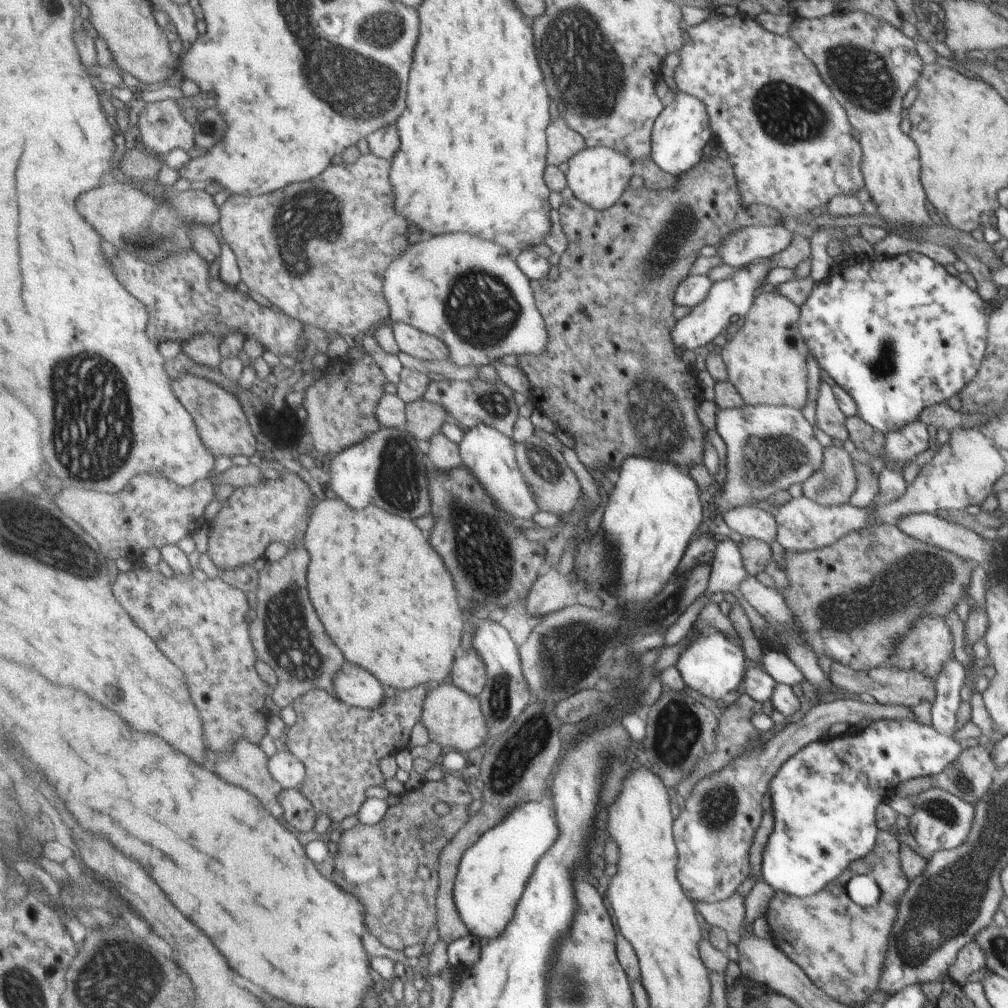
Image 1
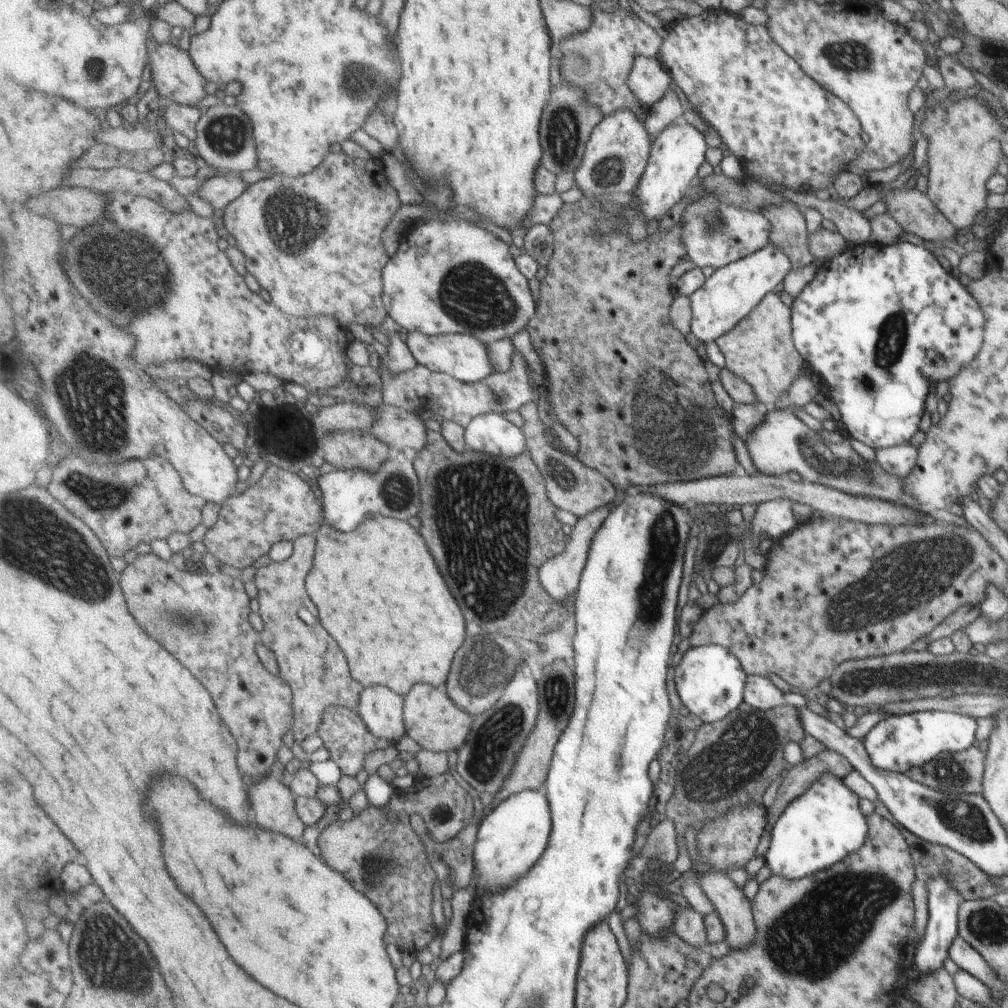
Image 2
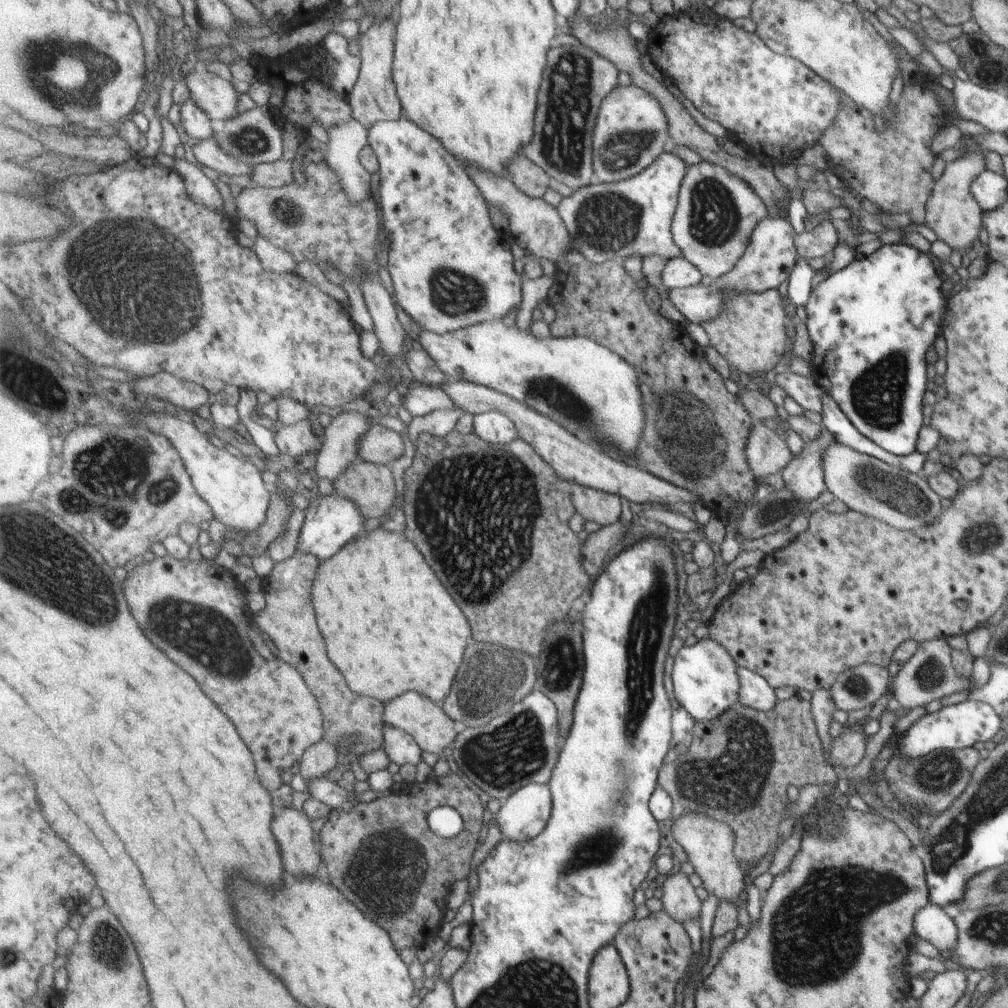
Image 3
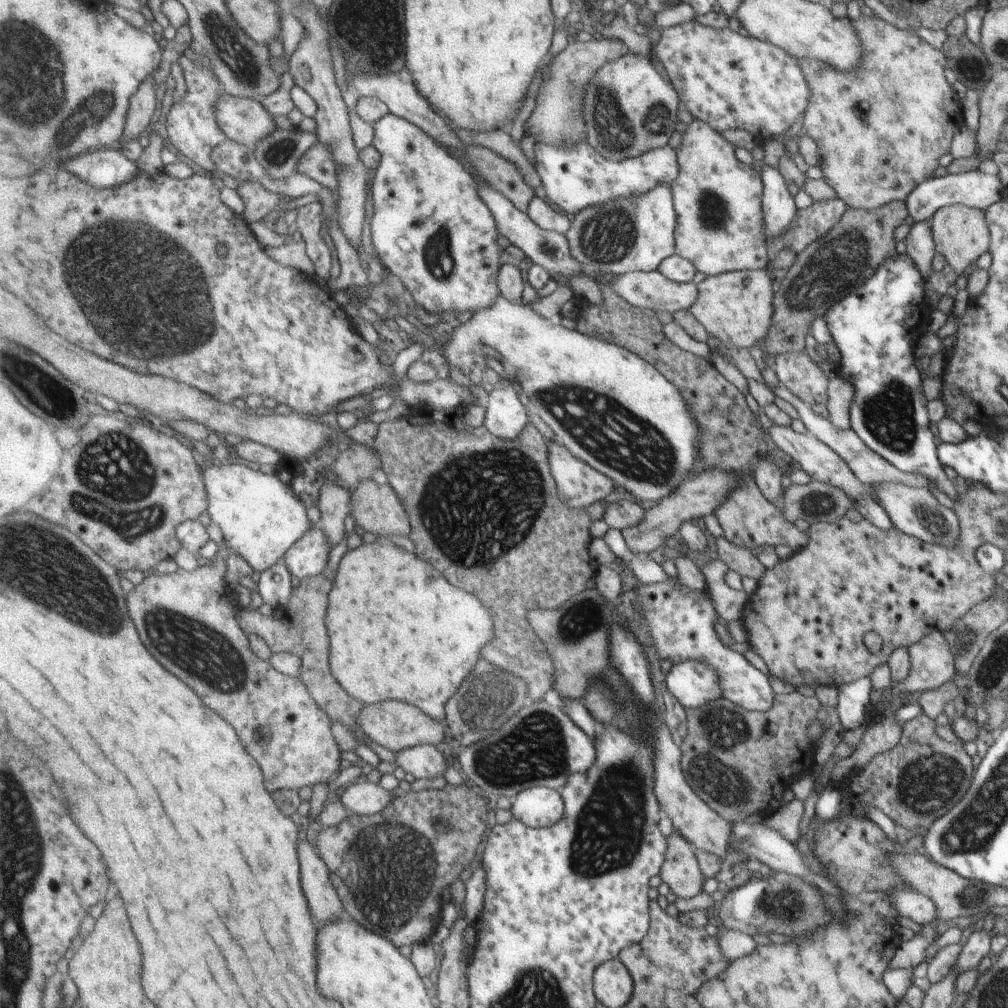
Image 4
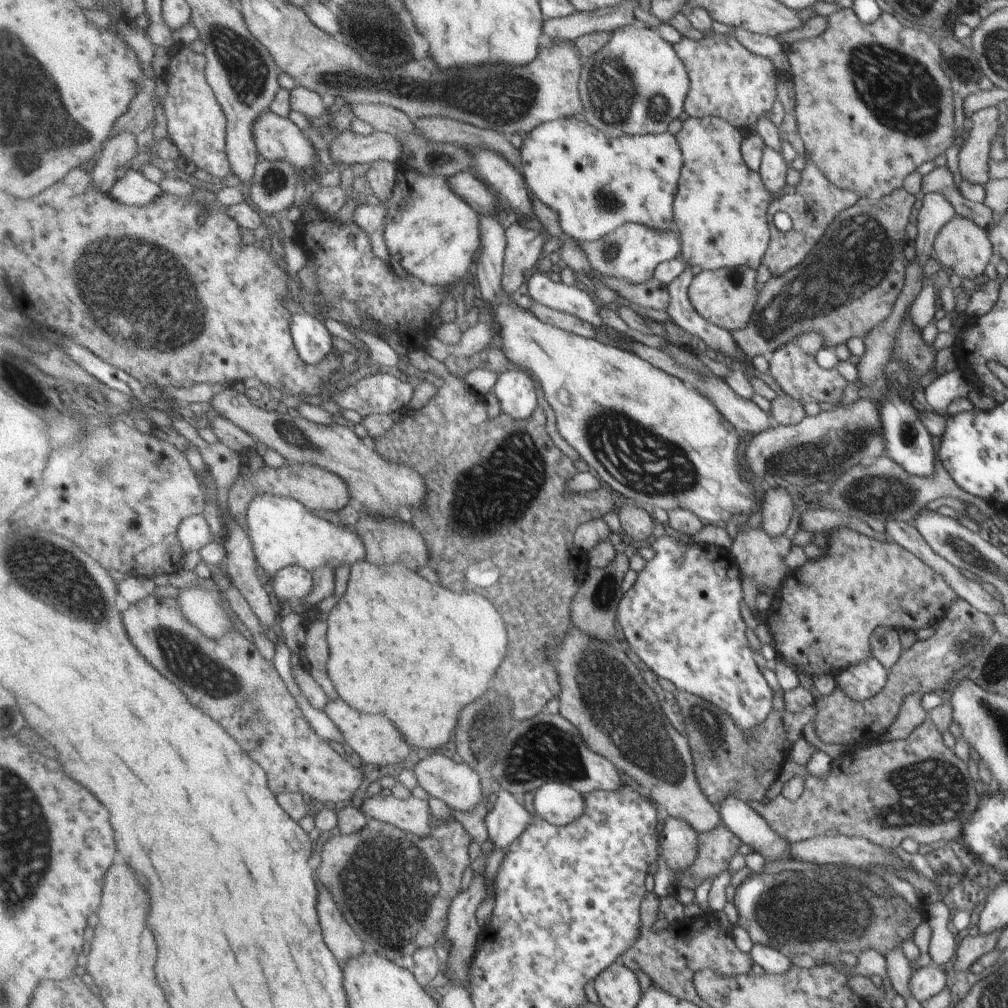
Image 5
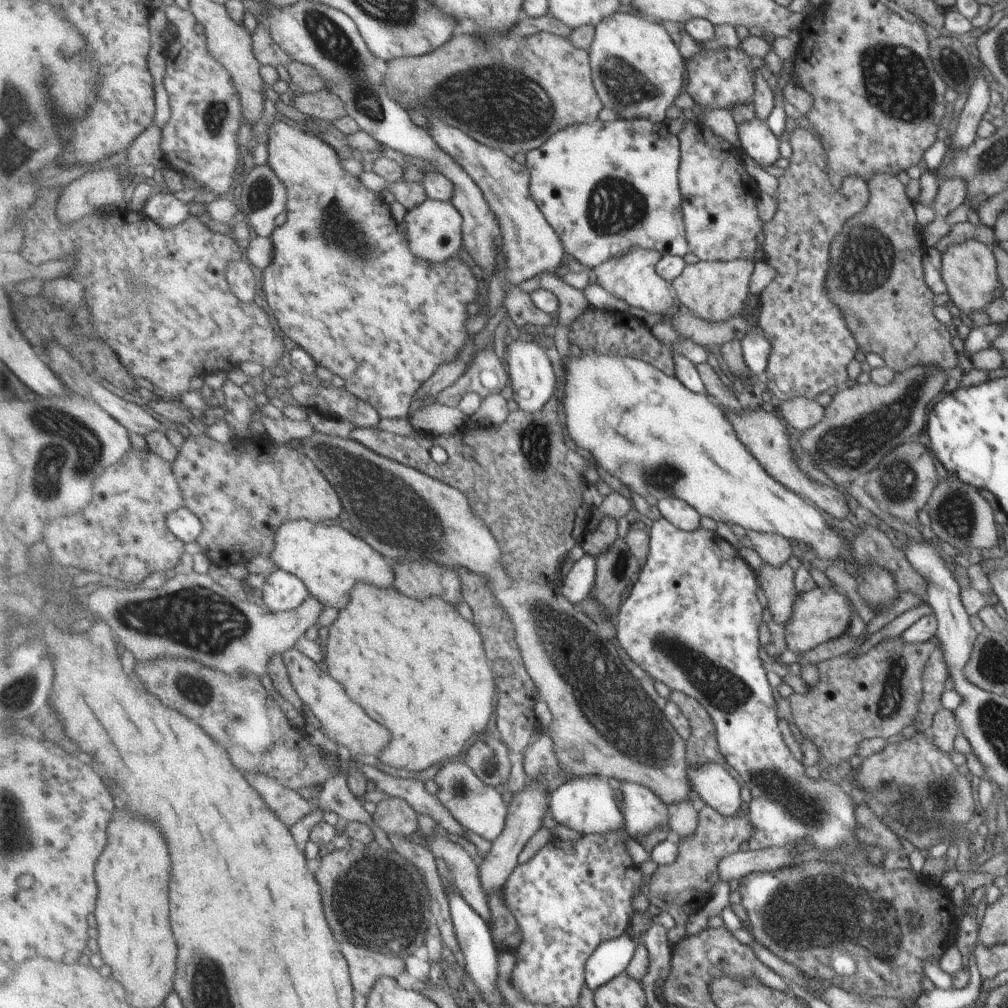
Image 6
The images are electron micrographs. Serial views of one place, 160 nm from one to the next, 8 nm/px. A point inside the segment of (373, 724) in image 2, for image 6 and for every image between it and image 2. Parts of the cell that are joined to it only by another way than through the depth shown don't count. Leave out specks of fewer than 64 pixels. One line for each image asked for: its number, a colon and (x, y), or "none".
3: (402, 748)
4: (422, 761)
5: (457, 783)
6: (479, 807)

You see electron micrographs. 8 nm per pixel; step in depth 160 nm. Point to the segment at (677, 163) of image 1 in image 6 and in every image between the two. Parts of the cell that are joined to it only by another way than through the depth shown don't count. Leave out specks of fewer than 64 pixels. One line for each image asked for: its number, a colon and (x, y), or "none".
2: (678, 148)
3: (607, 221)
4: (636, 234)
5: (632, 252)
6: (634, 278)

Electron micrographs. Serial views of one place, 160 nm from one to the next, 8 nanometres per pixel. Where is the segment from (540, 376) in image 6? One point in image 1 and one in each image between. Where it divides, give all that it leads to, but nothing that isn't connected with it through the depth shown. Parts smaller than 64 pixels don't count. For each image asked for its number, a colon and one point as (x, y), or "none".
1: (491, 455)
2: (492, 433)
3: (494, 427)
4: (506, 417)
5: (517, 394)

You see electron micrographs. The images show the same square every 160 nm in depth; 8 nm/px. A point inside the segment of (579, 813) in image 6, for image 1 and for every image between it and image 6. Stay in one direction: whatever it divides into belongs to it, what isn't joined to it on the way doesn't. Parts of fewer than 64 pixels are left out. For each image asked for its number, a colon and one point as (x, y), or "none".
1: (494, 872)
2: (511, 838)
3: (526, 814)
4: (540, 807)
5: (557, 803)

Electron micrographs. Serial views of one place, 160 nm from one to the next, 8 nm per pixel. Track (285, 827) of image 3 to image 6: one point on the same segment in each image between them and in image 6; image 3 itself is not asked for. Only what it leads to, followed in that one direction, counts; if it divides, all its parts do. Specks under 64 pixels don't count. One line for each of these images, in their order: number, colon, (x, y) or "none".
4: (325, 903)
5: (344, 941)
6: (367, 965)

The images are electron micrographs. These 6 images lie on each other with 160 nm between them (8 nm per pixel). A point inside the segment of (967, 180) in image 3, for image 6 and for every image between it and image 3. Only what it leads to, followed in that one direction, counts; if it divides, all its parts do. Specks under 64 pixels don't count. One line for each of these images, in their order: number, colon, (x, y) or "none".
4: (959, 233)
5: (961, 245)
6: (967, 268)

